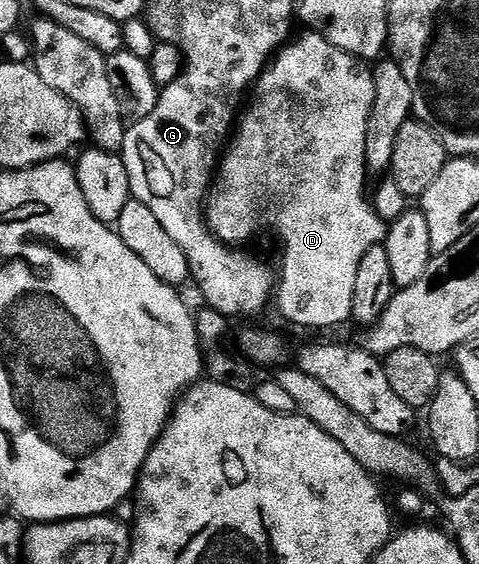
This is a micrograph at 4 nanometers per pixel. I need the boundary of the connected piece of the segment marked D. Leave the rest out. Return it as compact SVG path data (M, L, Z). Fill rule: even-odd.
M316 33L308 34L301 36L298 34L292 41L286 43L273 56L257 79L255 90L252 92L253 100L250 101L245 116L243 116L244 111L240 116L235 127L235 134L216 168L215 178L209 188L207 222L213 234L221 242L230 245L249 245L245 243L251 242L260 231L265 231L270 227L281 238L281 271L279 267L279 282L275 287L275 307L277 303L282 317L298 323L301 327L337 327L340 323L350 322L355 301L355 277L359 277L359 263L363 261L363 257L372 247L384 244L387 234L385 220L378 217L372 202L367 198L367 193L365 197L367 125L371 117L371 109L375 105L374 68L366 60L359 59L355 55L348 55L343 49L331 45L325 36Z

